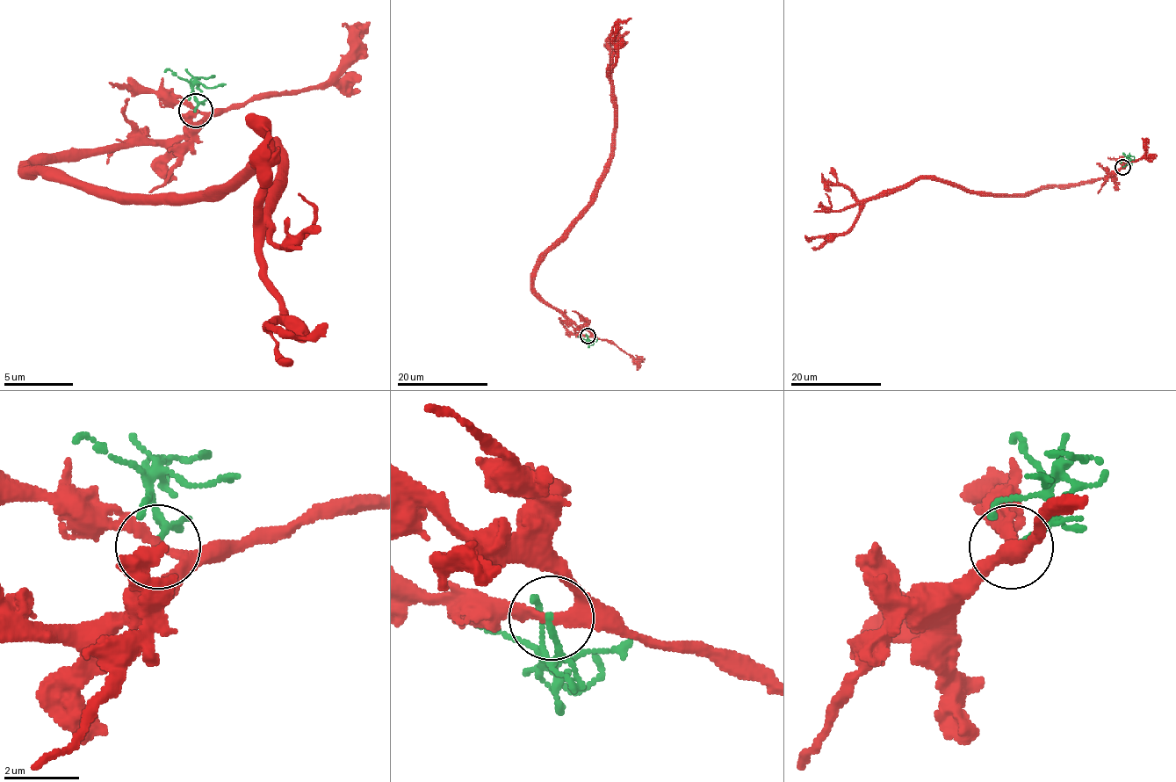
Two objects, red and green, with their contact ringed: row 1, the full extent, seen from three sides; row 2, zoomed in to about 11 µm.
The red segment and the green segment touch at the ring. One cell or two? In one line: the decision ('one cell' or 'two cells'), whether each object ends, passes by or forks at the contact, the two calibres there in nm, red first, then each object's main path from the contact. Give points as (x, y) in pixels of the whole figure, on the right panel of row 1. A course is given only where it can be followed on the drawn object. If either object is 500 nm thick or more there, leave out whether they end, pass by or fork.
two cells; red passes by; green ends there; 240 nm thick on the red side, 160 nm on the other; red runs (1122, 166), (1022, 194), (915, 178), (868, 200), (846, 232), (804, 236); green runs (1122, 166), (1131, 156), (1127, 155)

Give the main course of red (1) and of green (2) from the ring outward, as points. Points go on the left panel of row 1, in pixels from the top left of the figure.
1: (196, 109), (186, 133), (29, 169), (196, 196), (273, 148), (270, 325), (328, 325)
2: (196, 109), (193, 85), (203, 78), (213, 78), (210, 75)

